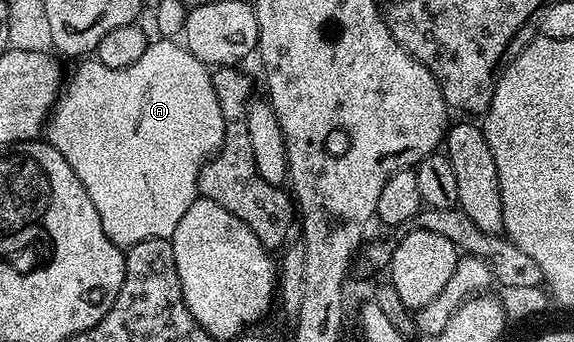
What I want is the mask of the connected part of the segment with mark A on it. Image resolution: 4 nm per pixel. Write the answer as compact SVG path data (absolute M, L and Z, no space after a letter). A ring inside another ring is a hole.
M161 37L150 42L143 57L139 57L139 61L135 61L135 65L127 65L127 69L107 69L107 65L103 65L95 57L83 60L74 69L73 76L70 79L68 76L64 80L61 94L58 95L57 102L53 104L53 110L49 112L47 141L55 150L63 153L63 161L67 161L67 165L71 165L71 169L75 169L75 177L79 177L83 189L87 189L87 197L91 197L91 205L95 205L95 209L103 221L103 233L107 233L107 237L111 237L111 241L117 247L128 249L139 241L148 239L172 240L175 225L179 225L183 213L187 213L187 209L191 209L193 202L199 198L197 178L201 167L221 150L221 145L227 138L225 123L227 124L227 116L219 105L219 97L215 93L210 68L206 67L204 63L200 63L180 42L174 41L172 38Z

